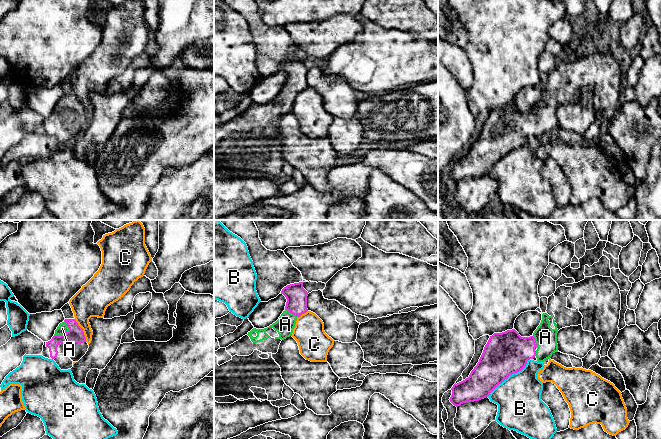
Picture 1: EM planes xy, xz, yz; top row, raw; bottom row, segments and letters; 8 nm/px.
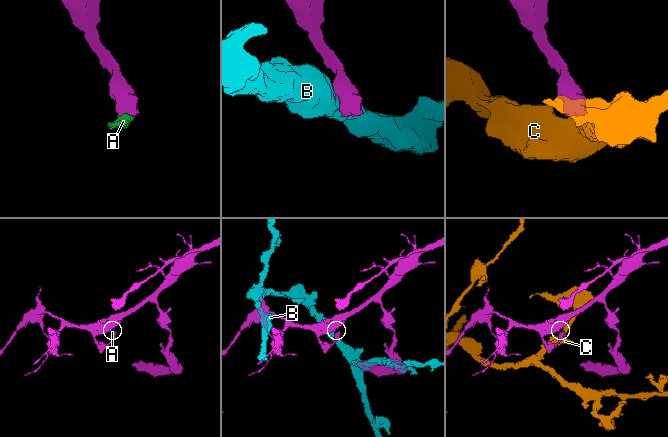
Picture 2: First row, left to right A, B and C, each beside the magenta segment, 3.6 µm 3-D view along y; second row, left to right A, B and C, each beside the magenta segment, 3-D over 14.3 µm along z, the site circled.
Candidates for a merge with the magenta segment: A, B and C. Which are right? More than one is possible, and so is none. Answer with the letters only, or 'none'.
A

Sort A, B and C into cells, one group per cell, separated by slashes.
A / B / C

